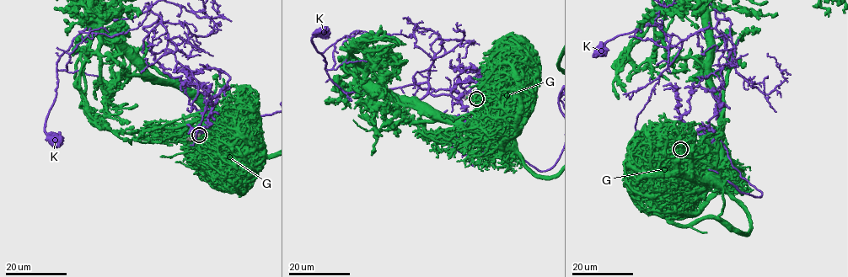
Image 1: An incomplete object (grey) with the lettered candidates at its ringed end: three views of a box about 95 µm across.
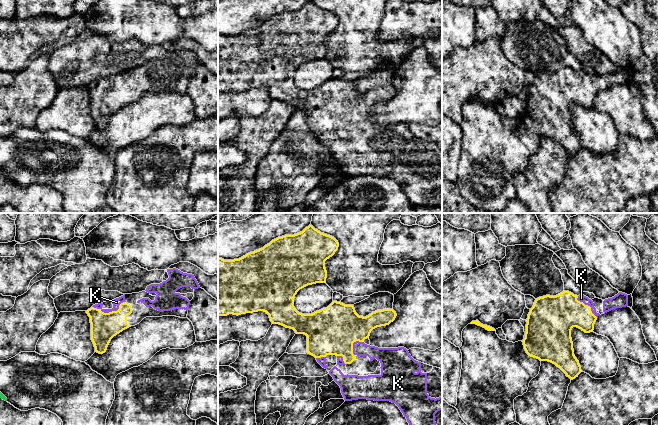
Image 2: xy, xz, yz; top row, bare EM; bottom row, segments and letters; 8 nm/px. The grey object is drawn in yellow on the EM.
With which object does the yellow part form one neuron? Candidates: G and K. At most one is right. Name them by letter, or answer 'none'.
K

